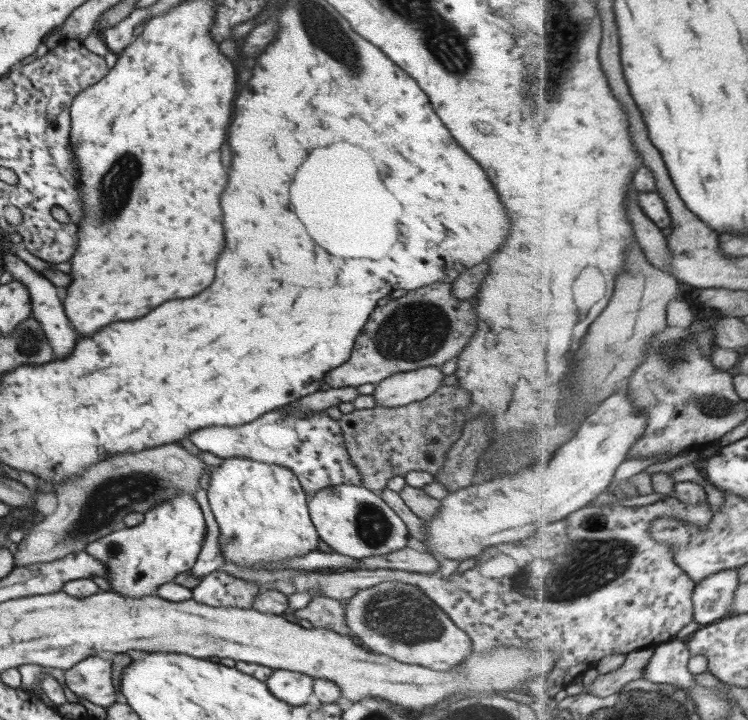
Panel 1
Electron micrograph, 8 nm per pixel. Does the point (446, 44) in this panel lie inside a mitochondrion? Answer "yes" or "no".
yes

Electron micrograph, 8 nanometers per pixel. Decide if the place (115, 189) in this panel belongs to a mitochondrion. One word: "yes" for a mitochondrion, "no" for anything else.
yes

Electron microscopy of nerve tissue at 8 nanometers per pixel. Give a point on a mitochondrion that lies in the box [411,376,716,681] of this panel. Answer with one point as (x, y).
(596, 573)

